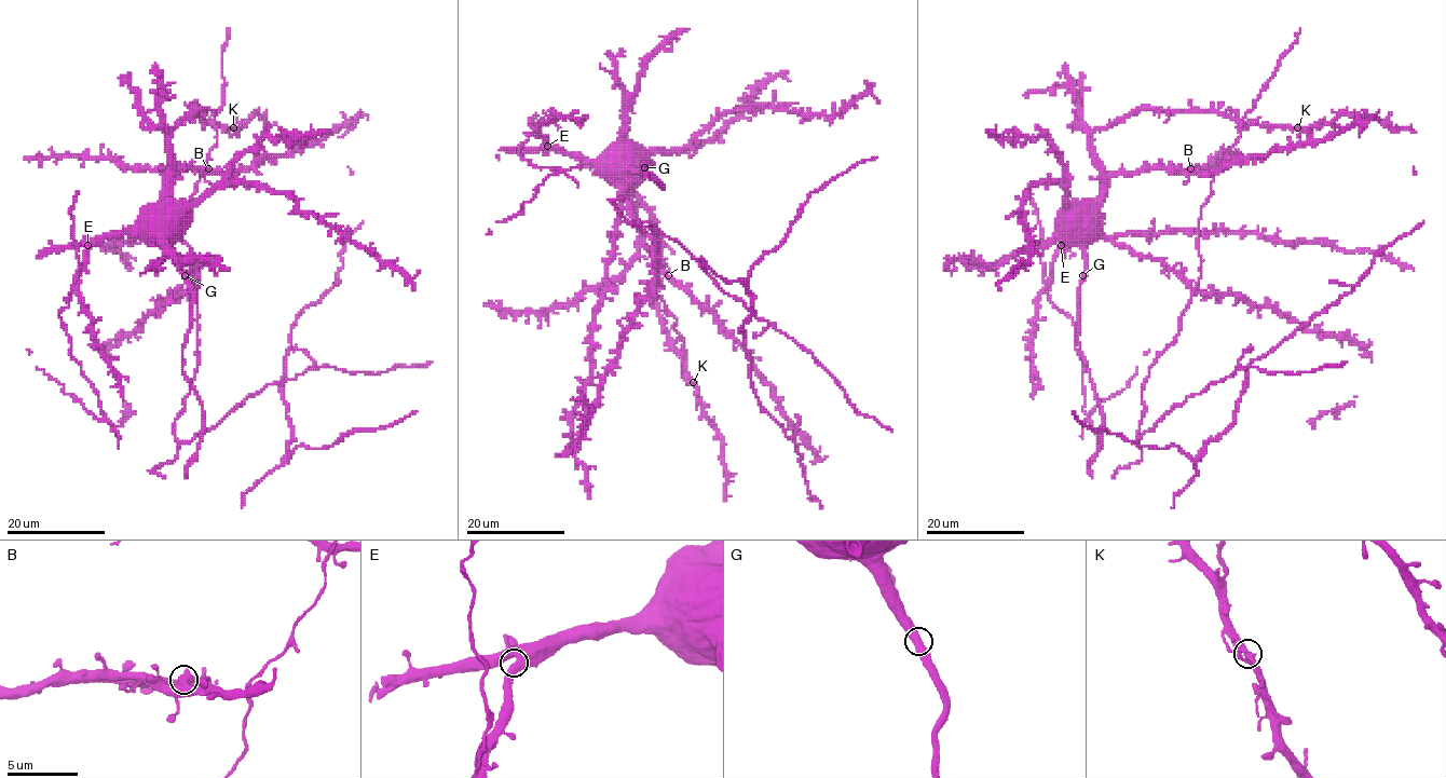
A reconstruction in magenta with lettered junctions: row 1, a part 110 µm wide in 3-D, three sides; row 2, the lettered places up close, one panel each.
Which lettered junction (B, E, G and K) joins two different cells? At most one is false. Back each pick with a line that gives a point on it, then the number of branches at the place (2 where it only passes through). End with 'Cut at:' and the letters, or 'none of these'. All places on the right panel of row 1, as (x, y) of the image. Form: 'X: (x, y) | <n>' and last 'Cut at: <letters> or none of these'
Cut at: none of these

